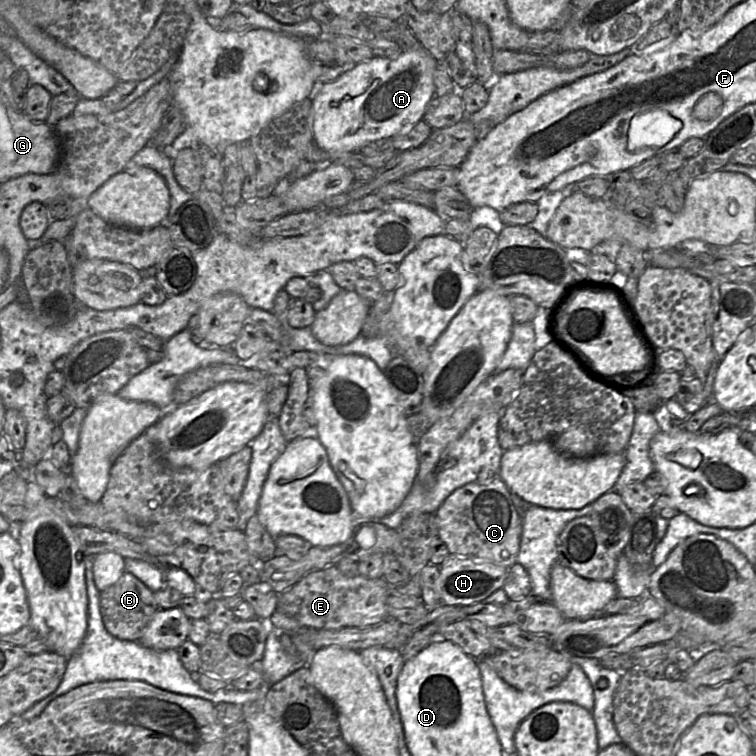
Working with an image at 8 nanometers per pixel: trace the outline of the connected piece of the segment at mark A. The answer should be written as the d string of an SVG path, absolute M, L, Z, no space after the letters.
M423 47L403 51L398 57L390 59L375 57L345 68L335 80L319 84L309 98L313 108L313 141L327 152L358 152L371 142L391 138L423 120L429 102L435 97L433 81L438 62Z

